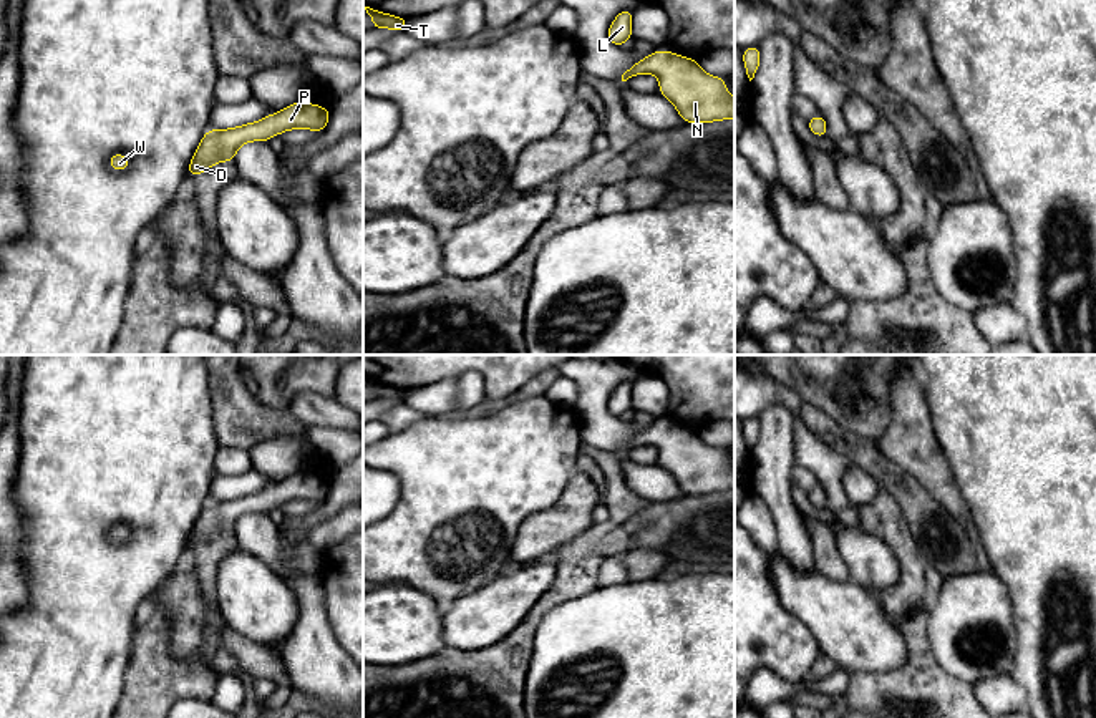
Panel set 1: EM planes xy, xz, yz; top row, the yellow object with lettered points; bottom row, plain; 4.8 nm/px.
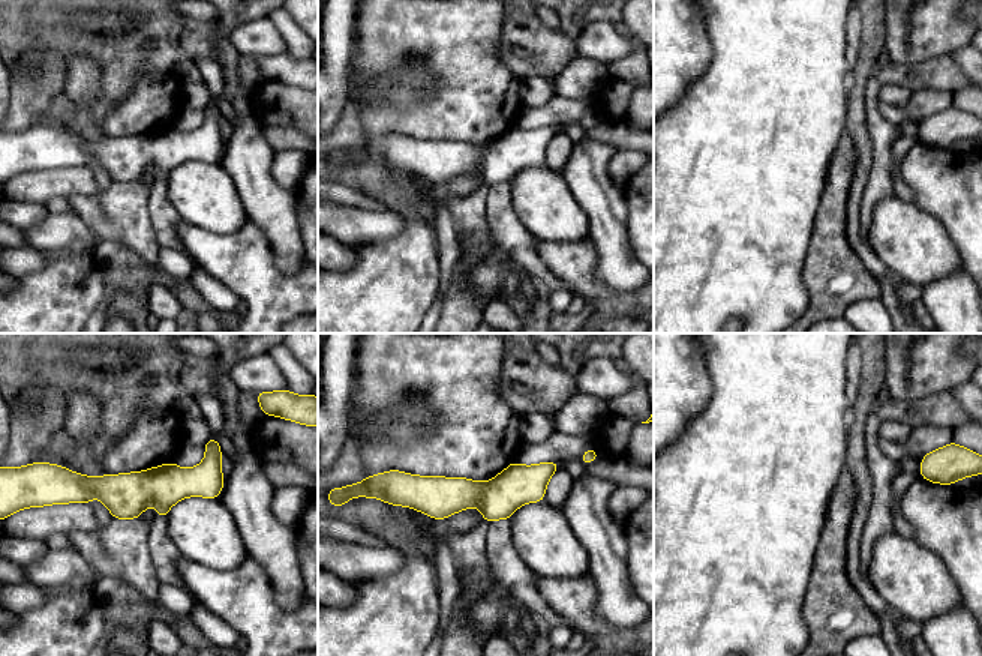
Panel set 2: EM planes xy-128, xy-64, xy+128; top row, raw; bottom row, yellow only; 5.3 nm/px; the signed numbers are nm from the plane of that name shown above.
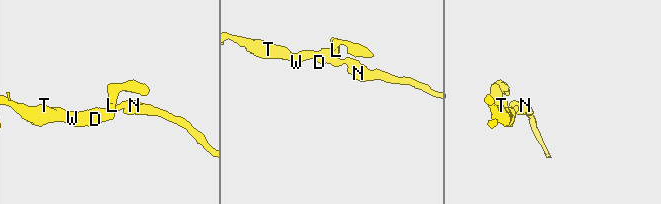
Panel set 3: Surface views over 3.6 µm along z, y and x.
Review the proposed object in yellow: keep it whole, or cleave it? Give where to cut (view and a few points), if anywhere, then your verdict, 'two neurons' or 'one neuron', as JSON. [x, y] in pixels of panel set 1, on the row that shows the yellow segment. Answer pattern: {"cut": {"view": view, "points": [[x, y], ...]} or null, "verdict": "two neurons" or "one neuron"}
{"cut": null, "verdict": "one neuron"}

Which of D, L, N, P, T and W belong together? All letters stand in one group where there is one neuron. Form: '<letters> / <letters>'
D L N P T W

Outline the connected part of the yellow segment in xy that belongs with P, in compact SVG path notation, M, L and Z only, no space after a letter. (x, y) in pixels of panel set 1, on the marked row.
M298 101L255 123L230 129L209 129L189 163L187 174L197 177L217 163L235 161L237 149L249 141L270 141L272 136L289 129L323 133L328 119L328 108Z

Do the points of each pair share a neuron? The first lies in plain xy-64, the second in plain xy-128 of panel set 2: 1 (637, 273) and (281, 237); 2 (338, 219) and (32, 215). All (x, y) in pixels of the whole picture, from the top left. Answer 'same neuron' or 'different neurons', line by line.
1: same neuron
2: different neurons

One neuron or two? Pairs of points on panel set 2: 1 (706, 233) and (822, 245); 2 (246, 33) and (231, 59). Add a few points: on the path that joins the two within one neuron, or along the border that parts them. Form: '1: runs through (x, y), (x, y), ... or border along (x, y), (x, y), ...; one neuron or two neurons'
1: border along (817, 209), (813, 218), (813, 231), (801, 278); two neurons
2: border along (228, 32), (230, 41), (242, 54); two neurons

